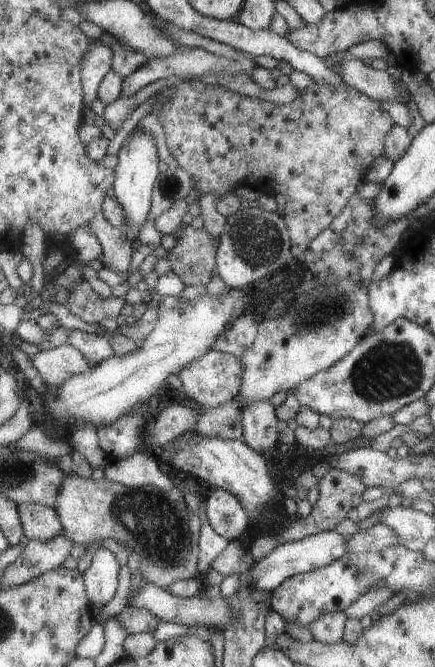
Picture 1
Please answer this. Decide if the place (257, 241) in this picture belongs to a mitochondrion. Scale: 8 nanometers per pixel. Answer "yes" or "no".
yes

